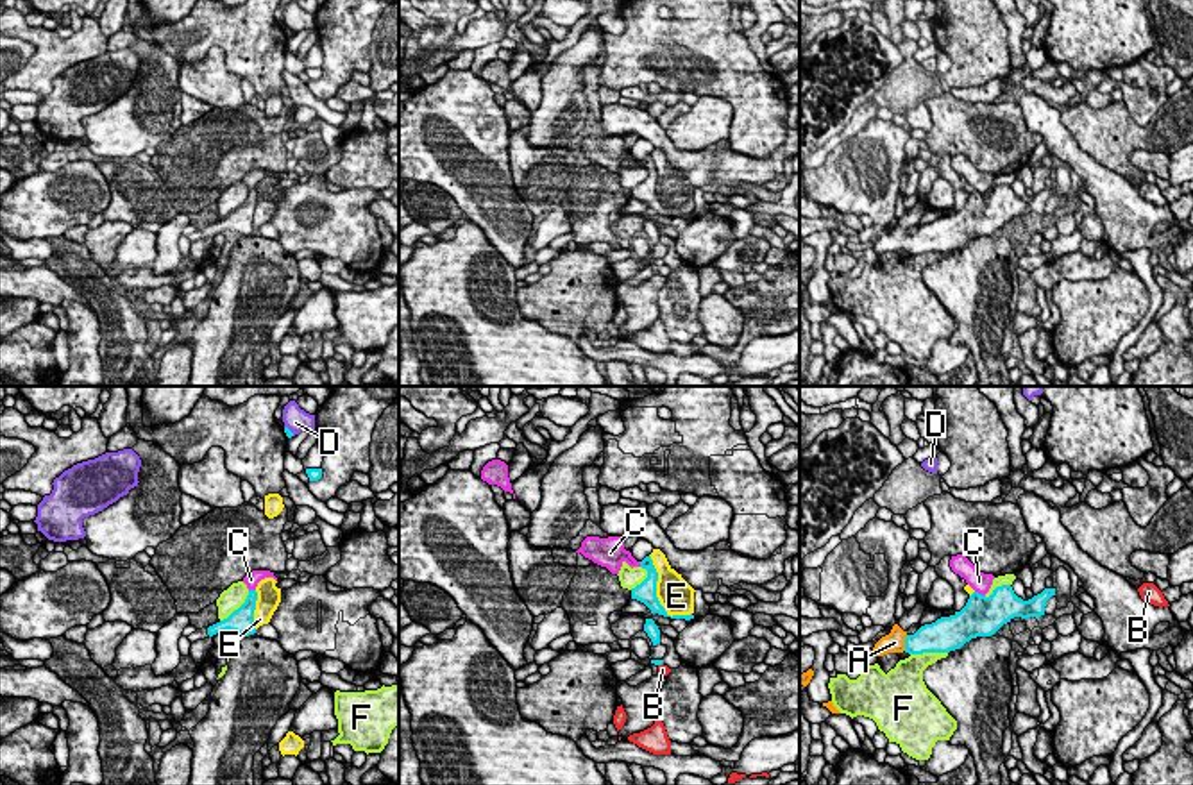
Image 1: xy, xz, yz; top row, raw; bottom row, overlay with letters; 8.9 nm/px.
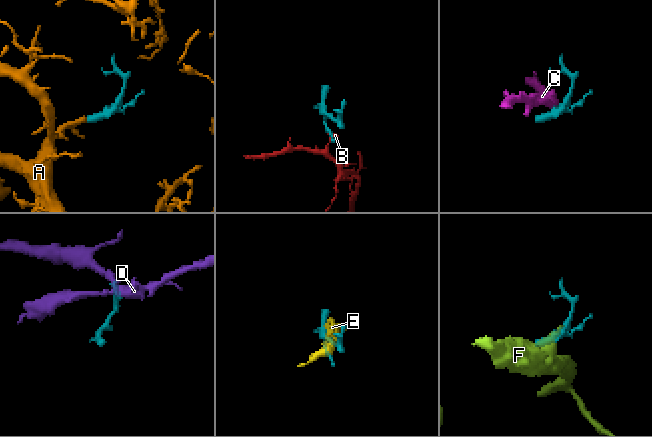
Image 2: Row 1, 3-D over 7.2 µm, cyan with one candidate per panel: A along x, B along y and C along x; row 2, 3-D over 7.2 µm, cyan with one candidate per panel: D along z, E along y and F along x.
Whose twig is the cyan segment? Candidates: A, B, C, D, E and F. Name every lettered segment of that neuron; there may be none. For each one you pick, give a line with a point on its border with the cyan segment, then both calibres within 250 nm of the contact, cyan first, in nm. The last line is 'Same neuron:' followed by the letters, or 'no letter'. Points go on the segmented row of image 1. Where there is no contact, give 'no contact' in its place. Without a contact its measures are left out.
A: meets cyan in yz at (905, 642); 260 nm thick on the cyan side, 190 nm on the other
Same neuron: A

